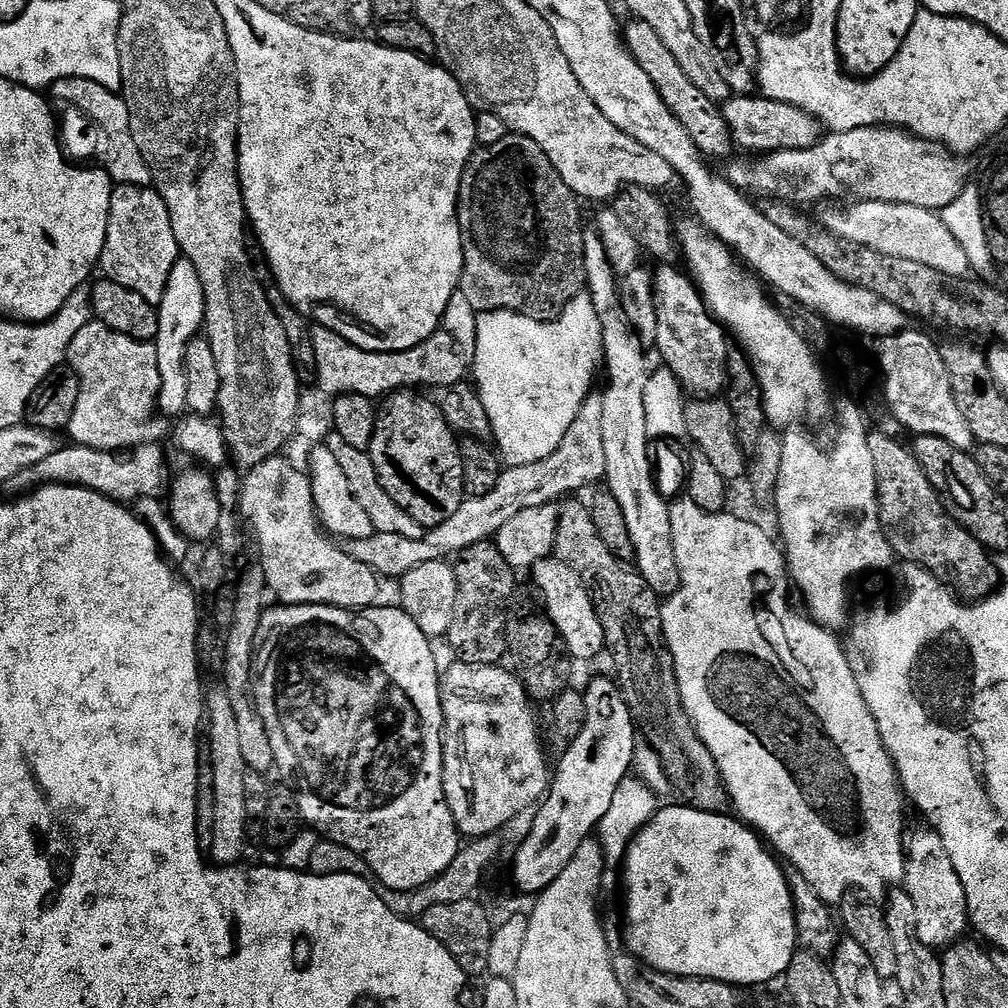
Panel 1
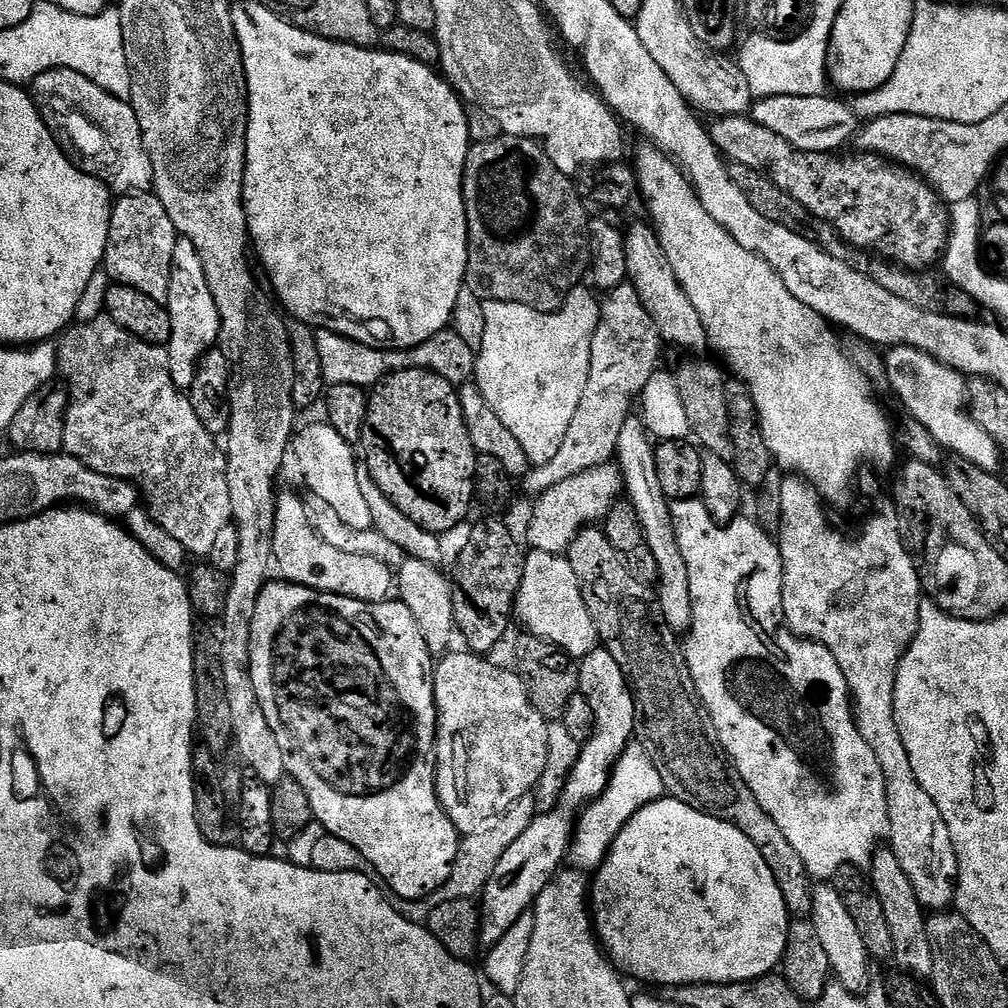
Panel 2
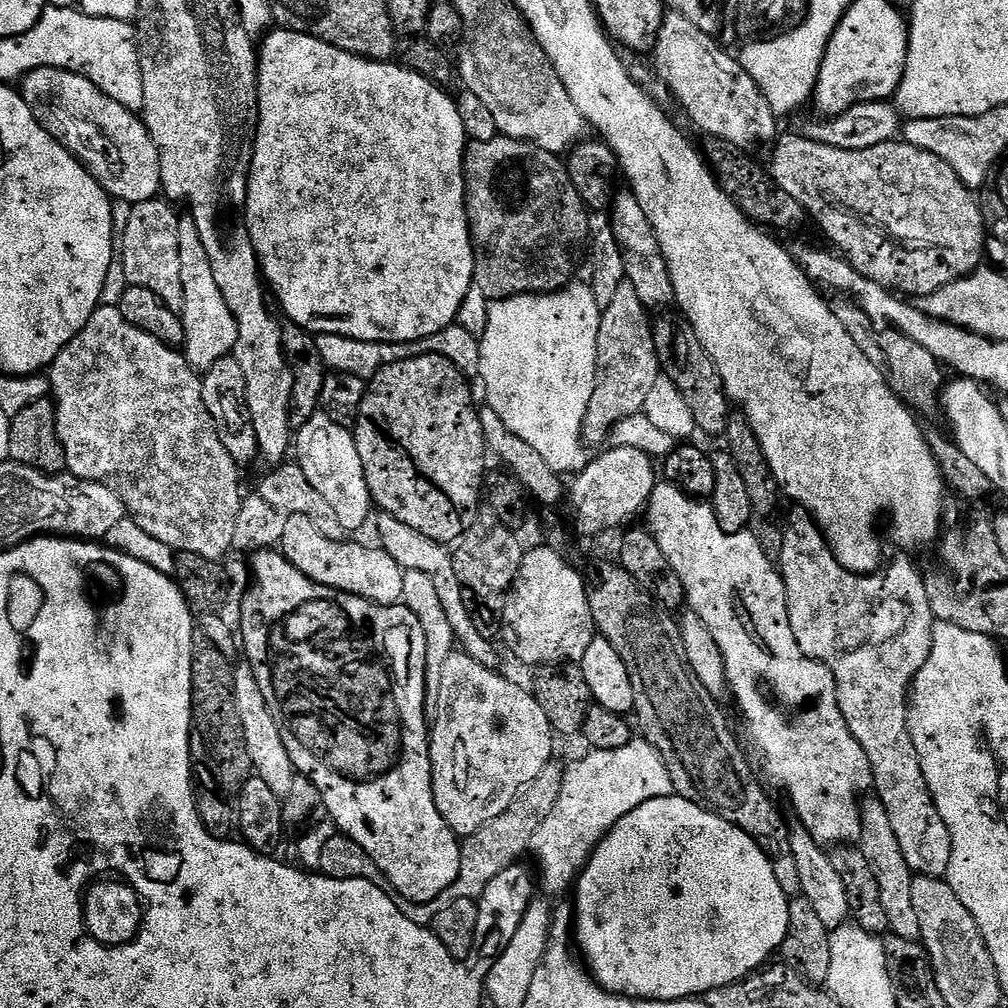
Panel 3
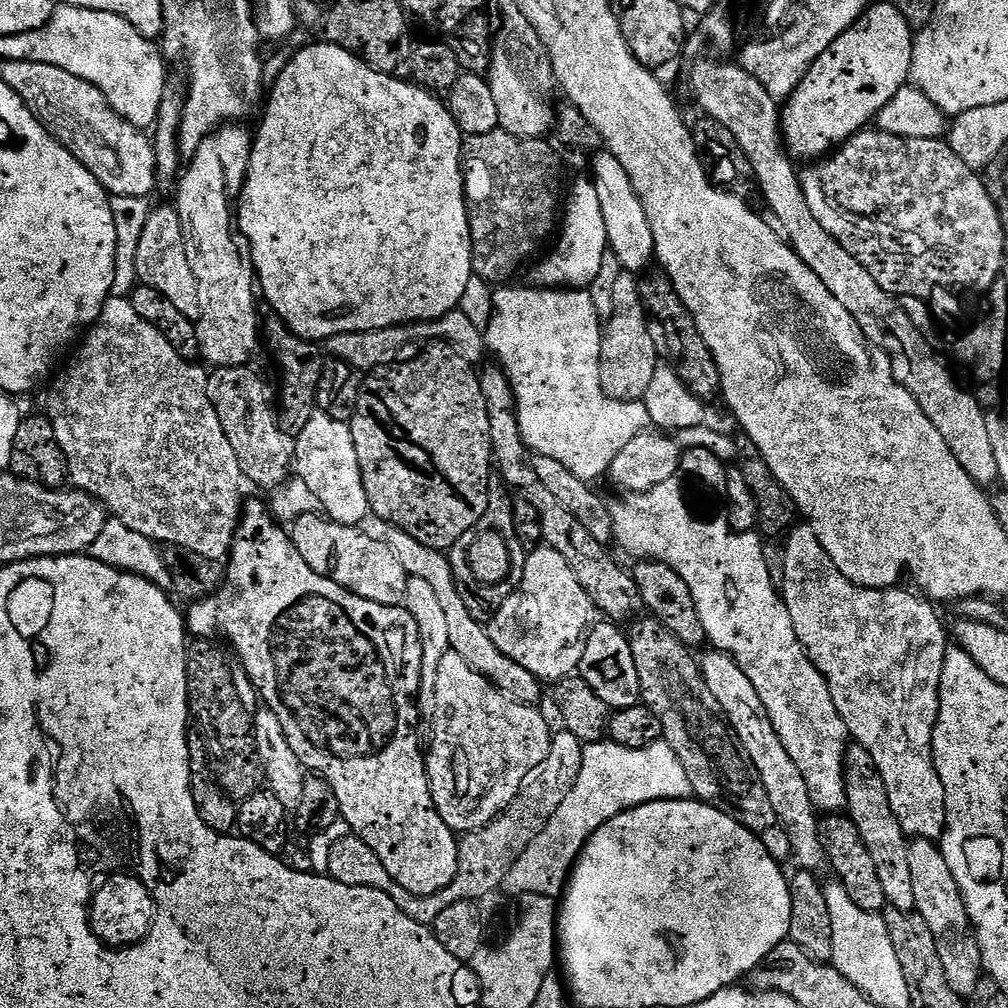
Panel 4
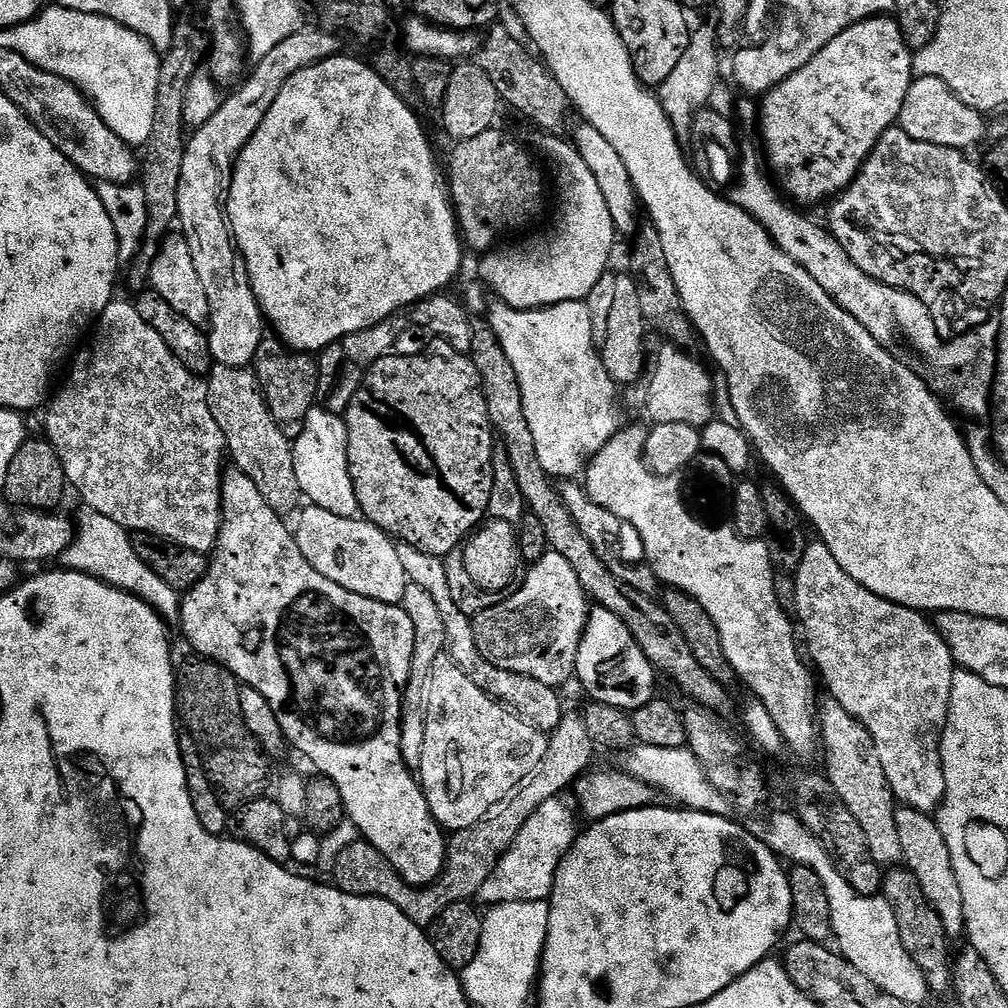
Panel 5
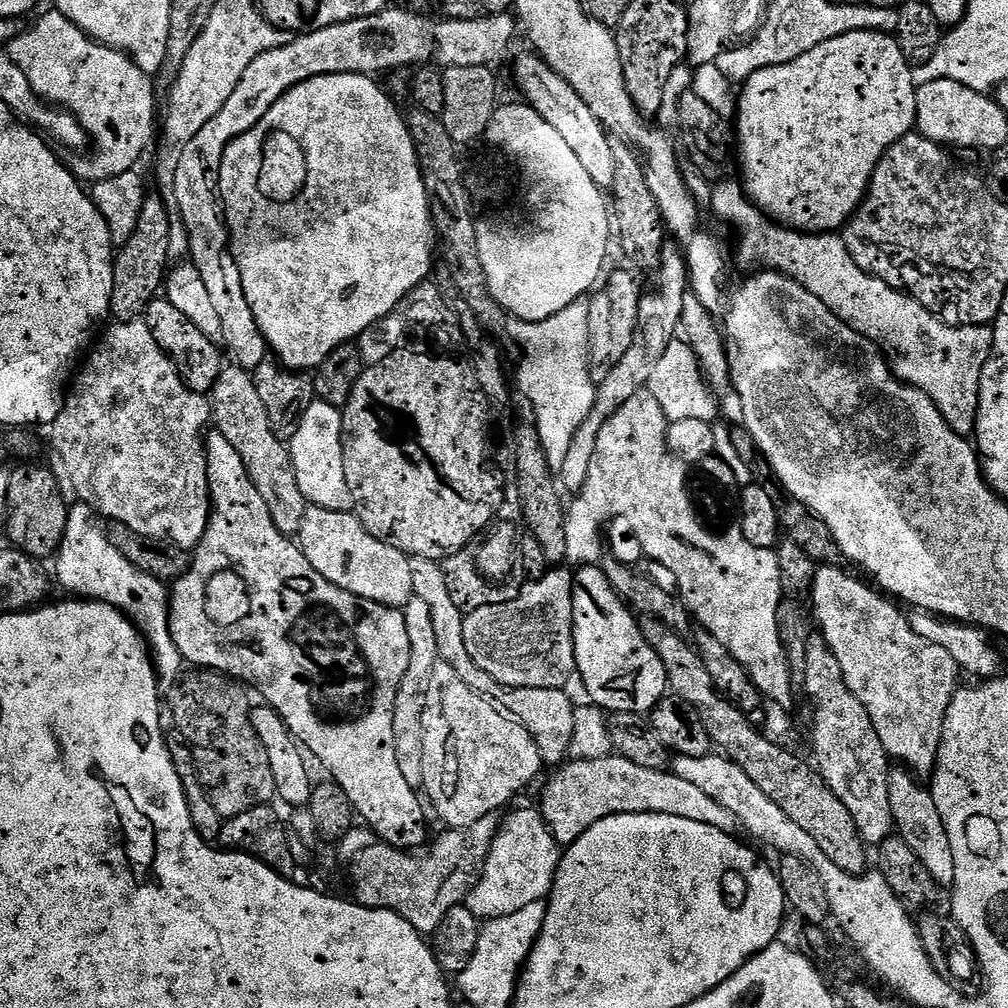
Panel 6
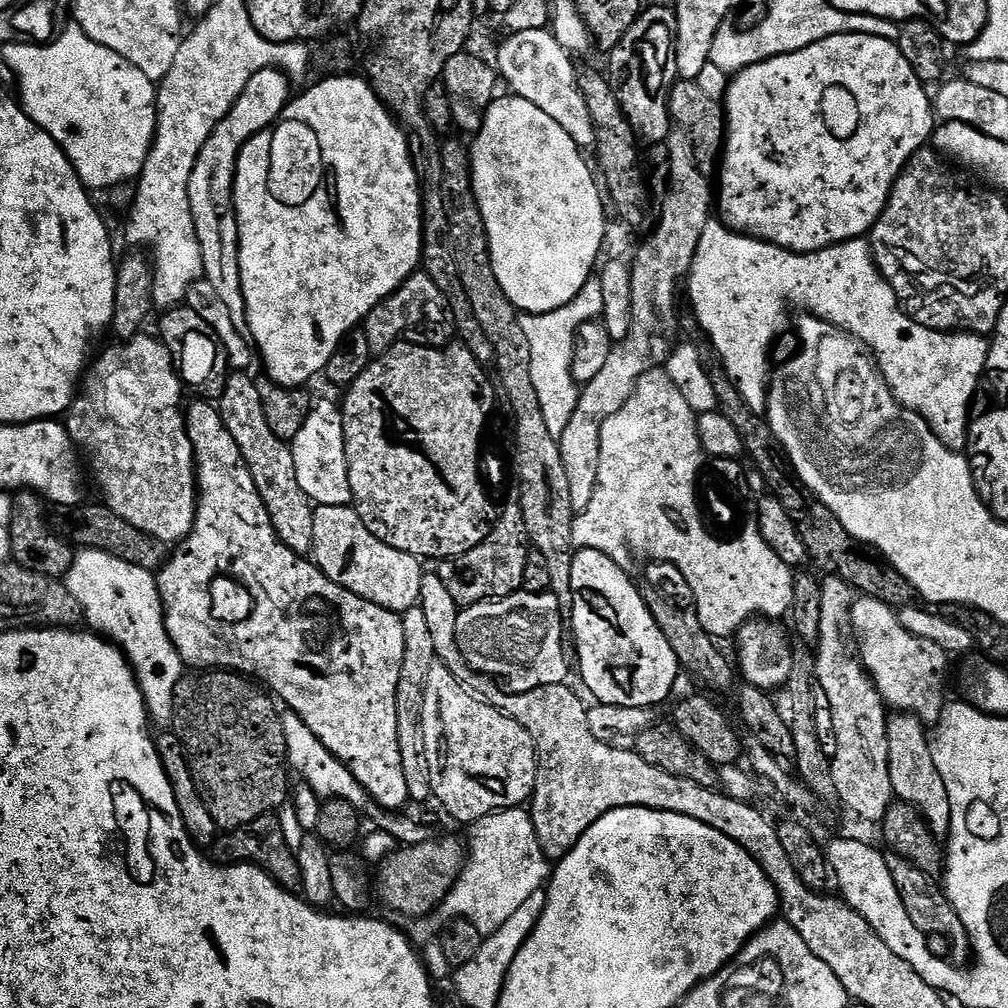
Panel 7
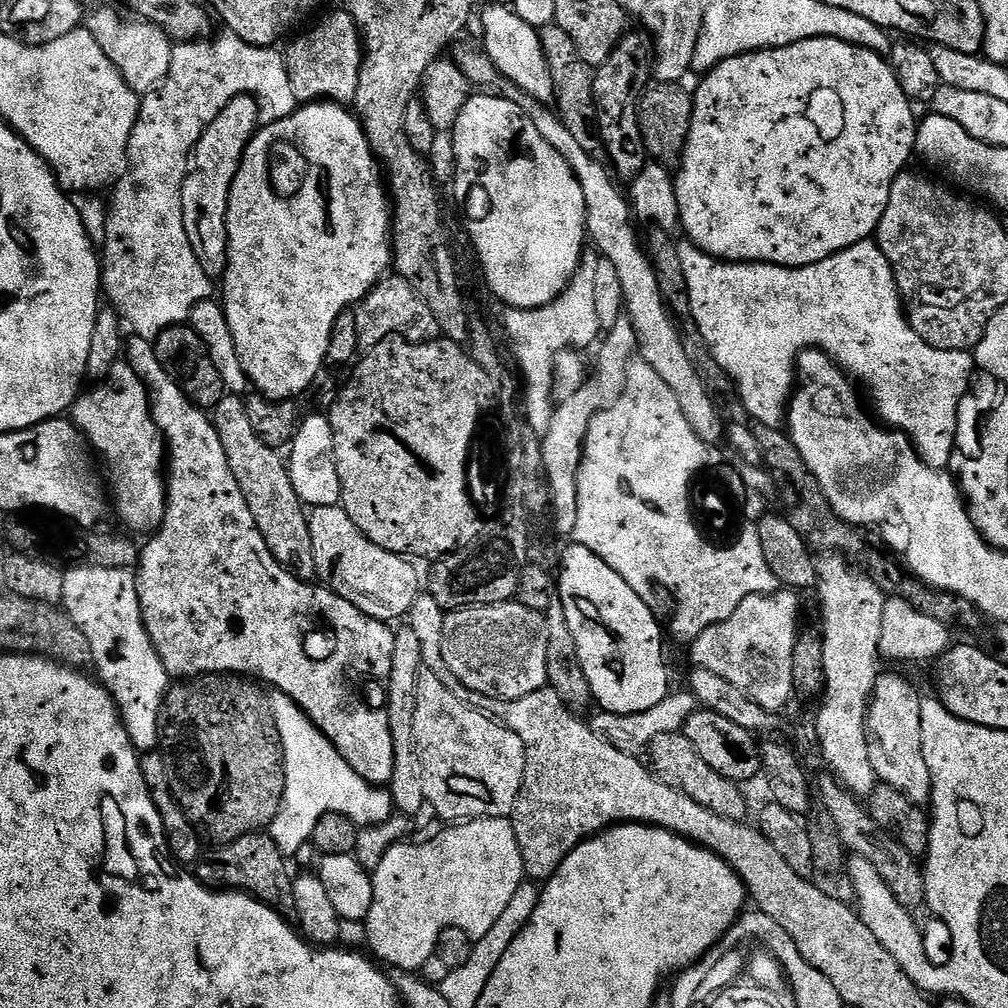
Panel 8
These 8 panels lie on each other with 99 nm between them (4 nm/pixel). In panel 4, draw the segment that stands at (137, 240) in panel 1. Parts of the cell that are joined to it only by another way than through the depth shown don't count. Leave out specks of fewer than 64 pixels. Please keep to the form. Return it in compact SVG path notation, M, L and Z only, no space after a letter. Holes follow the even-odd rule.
M153 207L152 213L145 218L136 251L136 279L143 287L158 290L158 294L186 314L186 318L193 322L199 320L198 282L194 282L194 270L190 270L190 261L186 259L184 231L175 207Z

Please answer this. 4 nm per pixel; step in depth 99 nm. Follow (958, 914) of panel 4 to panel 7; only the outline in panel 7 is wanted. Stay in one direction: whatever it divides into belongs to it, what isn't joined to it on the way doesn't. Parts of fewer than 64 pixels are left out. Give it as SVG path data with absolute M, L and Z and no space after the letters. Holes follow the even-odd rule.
M896 714L888 721L888 769L890 782L897 801L910 805L924 817L928 829L937 838L947 837L950 830L950 798L946 786L942 782L942 774L938 774L938 766L934 766L930 736L925 725L915 716Z

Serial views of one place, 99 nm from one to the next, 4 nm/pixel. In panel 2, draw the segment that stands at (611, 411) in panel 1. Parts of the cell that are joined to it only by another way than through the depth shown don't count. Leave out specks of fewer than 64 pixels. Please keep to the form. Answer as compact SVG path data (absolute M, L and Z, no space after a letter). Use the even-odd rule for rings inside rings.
M630 418L622 426L622 434L618 434L616 447L620 475L624 477L626 496L638 514L638 522L644 531L646 546L650 546L650 554L654 554L656 563L656 580L660 609L668 625L678 634L684 634L692 627L692 599L690 598L690 574L686 566L686 558L682 558L682 550L678 546L676 527L672 521L670 501L662 494L662 486L658 486L658 466L656 465L656 449L645 428L643 419Z

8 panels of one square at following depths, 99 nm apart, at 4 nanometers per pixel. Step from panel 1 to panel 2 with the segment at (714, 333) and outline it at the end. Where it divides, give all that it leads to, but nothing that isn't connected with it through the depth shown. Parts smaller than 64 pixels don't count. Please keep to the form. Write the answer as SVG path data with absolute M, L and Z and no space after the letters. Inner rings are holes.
M633 222L627 225L624 232L626 246L627 283L638 290L638 298L642 298L642 306L646 306L646 314L654 318L654 326L660 332L660 339L665 345L673 344L676 348L685 348L685 353L700 354L703 348L709 347L708 335L702 326L702 318L698 318L698 310L694 310L694 302L686 298L686 290L678 282L678 274L674 274L674 266L670 266L670 258L666 258L666 250L662 250L662 242L656 237L656 229L648 222Z

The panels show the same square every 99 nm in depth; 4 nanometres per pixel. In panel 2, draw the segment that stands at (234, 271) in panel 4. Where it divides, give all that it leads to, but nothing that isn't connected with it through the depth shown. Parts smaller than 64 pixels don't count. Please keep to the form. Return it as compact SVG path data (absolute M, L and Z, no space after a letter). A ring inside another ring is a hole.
M183 238L177 239L172 266L170 294L166 301L172 333L170 334L170 342L166 347L174 382L181 390L188 390L196 381L196 369L200 367L200 361L204 359L204 355L217 347L220 339L220 311L218 310L218 302L214 302L214 294L210 294L210 282L206 282L206 270L202 270L202 258L198 258L198 250L194 246L194 242Z

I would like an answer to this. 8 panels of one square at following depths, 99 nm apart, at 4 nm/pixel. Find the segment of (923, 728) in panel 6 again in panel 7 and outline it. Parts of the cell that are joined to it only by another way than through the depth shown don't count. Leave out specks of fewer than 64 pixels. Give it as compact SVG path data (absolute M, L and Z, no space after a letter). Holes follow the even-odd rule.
M861 595L853 603L850 624L854 629L854 640L858 645L860 663L864 665L864 671L871 676L872 683L880 691L880 696L889 709L896 708L892 710L915 716L925 726L934 726L940 721L940 715L946 703L944 687L948 684L949 653L944 652L942 646L926 638L918 638L910 630L906 630L902 626L897 609L892 609L890 605L891 603L866 595Z

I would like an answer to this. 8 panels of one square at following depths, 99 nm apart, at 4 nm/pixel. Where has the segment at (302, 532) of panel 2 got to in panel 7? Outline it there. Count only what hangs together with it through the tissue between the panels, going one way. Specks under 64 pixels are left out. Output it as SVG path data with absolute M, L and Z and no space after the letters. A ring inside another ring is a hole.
M343 504L315 509L310 556L326 578L386 610L403 614L420 603L426 575L425 569L420 569L421 561L378 539L365 526L355 507Z

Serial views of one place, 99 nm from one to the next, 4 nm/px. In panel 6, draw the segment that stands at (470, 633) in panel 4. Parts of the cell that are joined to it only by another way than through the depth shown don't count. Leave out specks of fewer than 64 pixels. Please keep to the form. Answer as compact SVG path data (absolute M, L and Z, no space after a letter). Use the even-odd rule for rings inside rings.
M411 557L410 579L414 581L414 595L422 598L426 606L430 606L441 660L445 660L453 670L458 670L458 678L462 678L462 682L466 682L470 690L474 690L486 700L491 700L505 716L520 721L520 725L534 738L540 751L540 759L545 765L558 763L569 751L574 734L576 708L567 696L567 691L564 688L507 688L505 684L490 678L490 674L481 670L466 650L466 642L462 638L465 613L458 606L454 606L454 598L450 598L450 590L446 590L443 567L435 560Z

